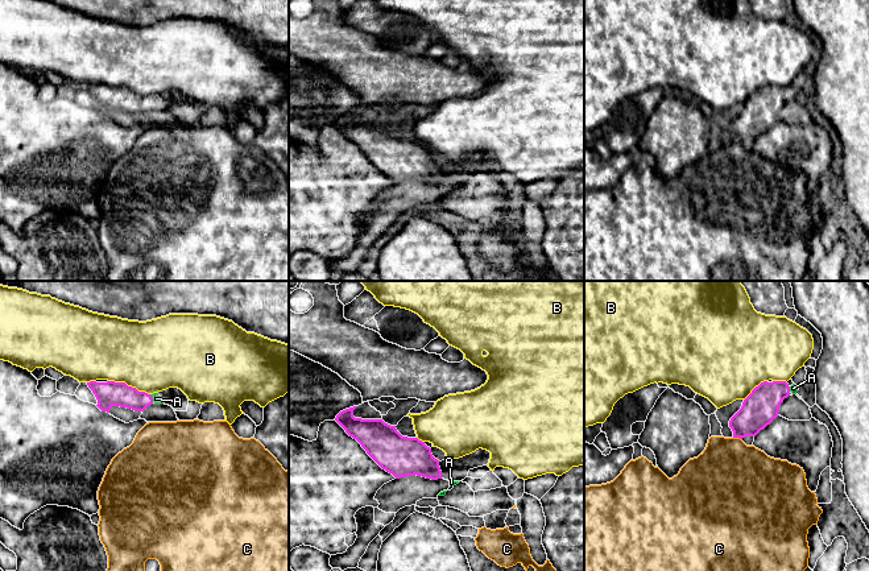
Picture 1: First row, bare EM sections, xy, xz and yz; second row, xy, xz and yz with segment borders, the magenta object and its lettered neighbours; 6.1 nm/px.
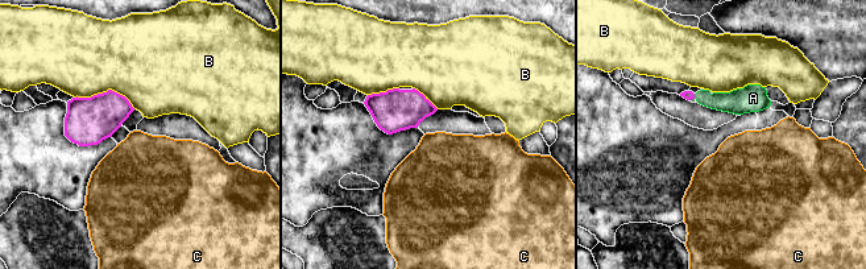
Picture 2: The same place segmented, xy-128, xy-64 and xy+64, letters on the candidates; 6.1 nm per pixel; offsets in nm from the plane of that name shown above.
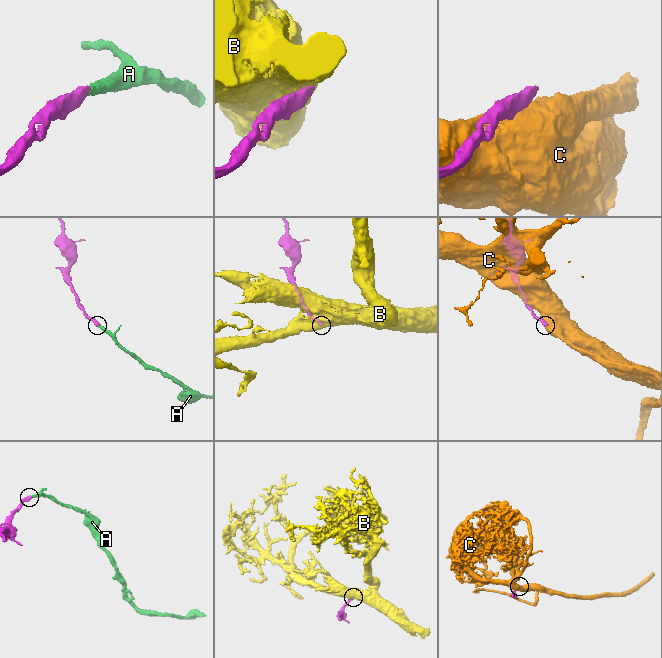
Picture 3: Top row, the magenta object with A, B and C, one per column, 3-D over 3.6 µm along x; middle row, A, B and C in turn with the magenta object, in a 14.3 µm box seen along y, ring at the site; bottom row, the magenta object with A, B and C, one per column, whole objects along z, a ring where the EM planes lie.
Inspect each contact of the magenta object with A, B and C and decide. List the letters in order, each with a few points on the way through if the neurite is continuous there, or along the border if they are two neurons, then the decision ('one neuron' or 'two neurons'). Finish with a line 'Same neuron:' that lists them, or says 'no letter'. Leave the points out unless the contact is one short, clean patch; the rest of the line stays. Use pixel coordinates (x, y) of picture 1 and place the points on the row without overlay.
A: way xy (112, 98), (131, 103), (152, 103), (156, 103); one neuron
B: two neurons
C: two neurons
Same neuron: A

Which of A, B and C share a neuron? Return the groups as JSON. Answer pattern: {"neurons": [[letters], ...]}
{"neurons": [["A"], ["B"], ["C"]]}

